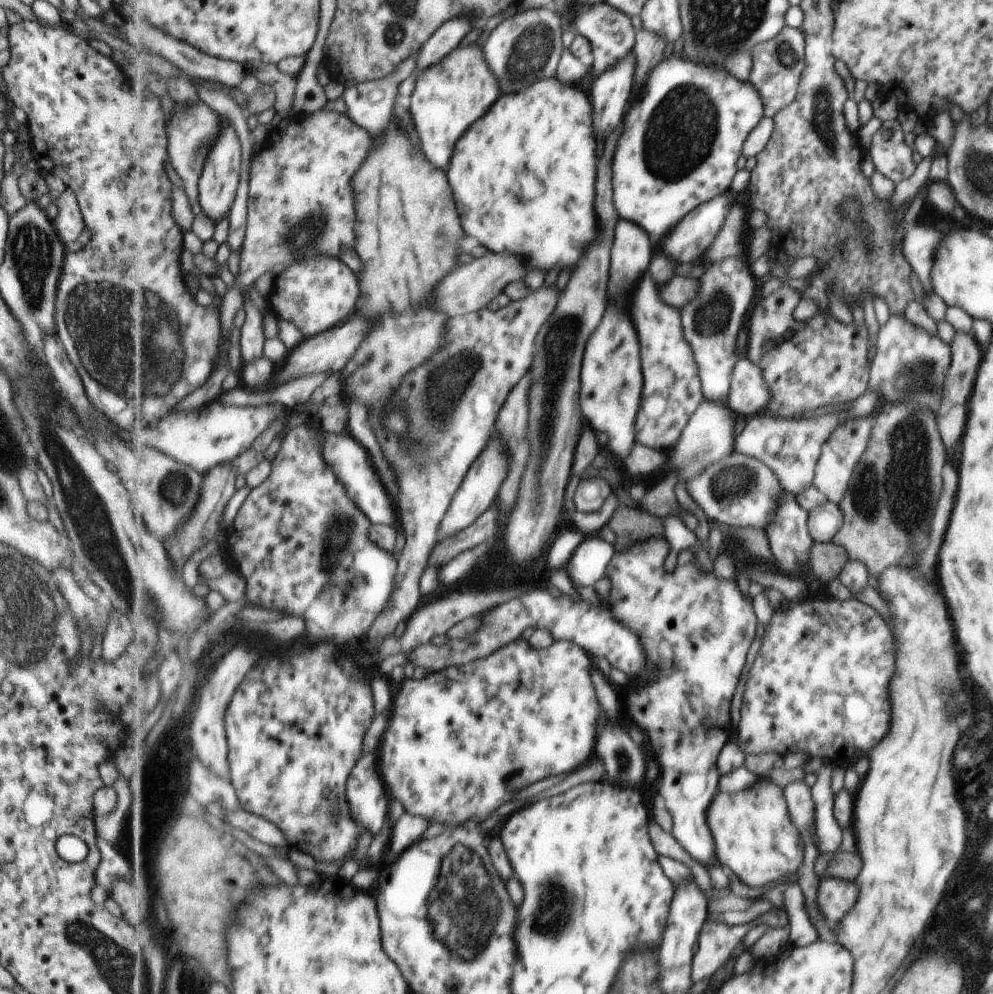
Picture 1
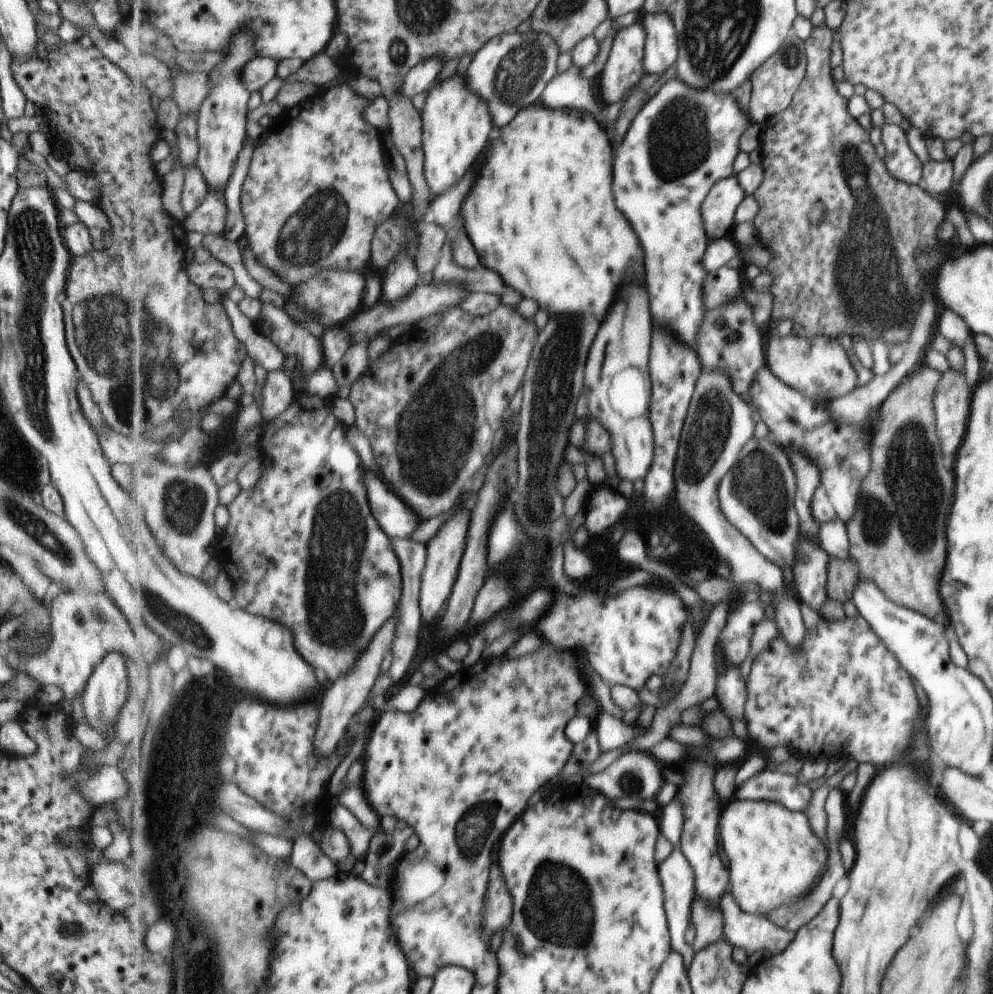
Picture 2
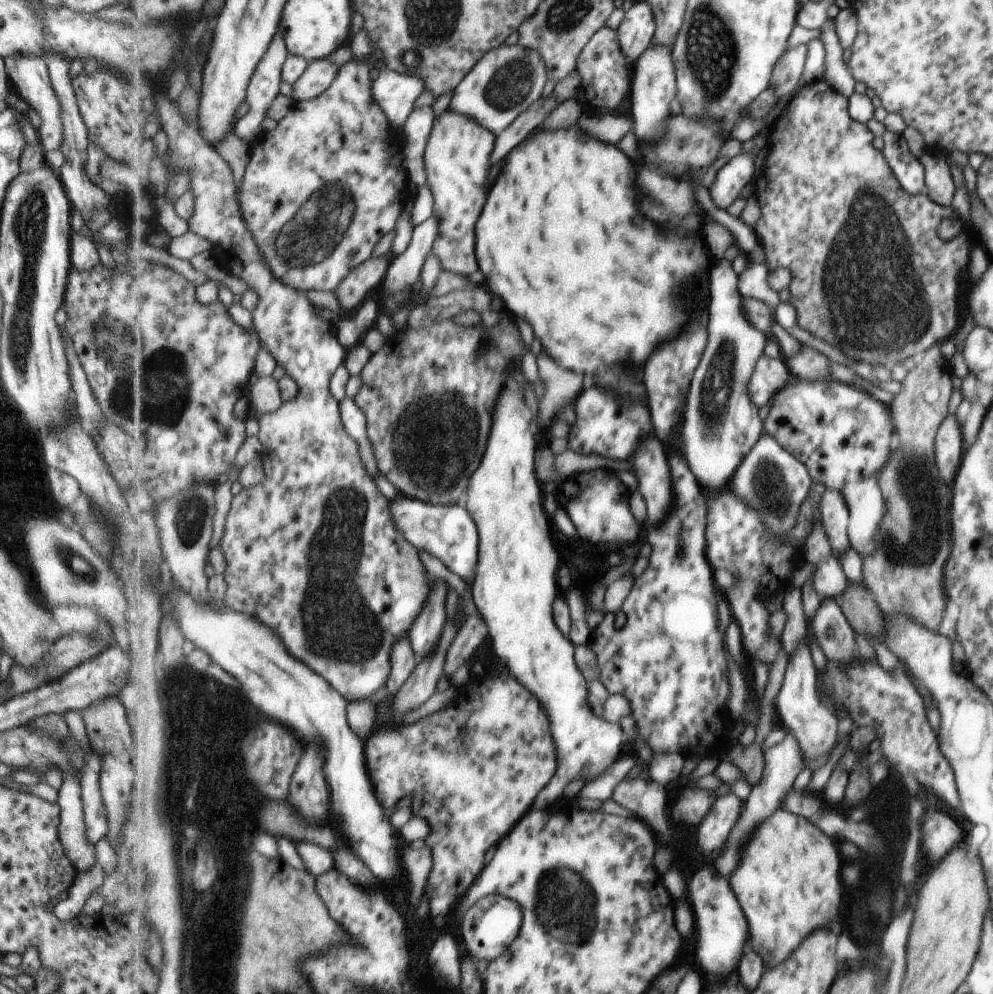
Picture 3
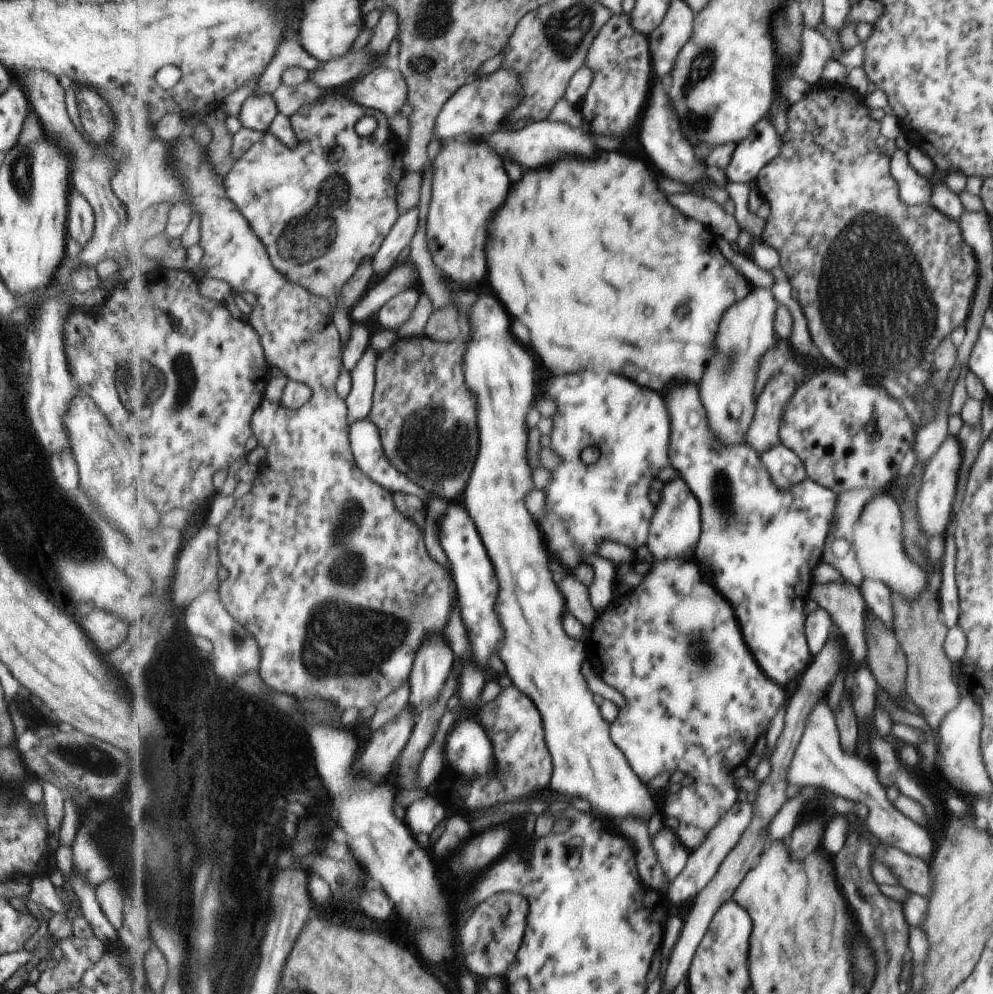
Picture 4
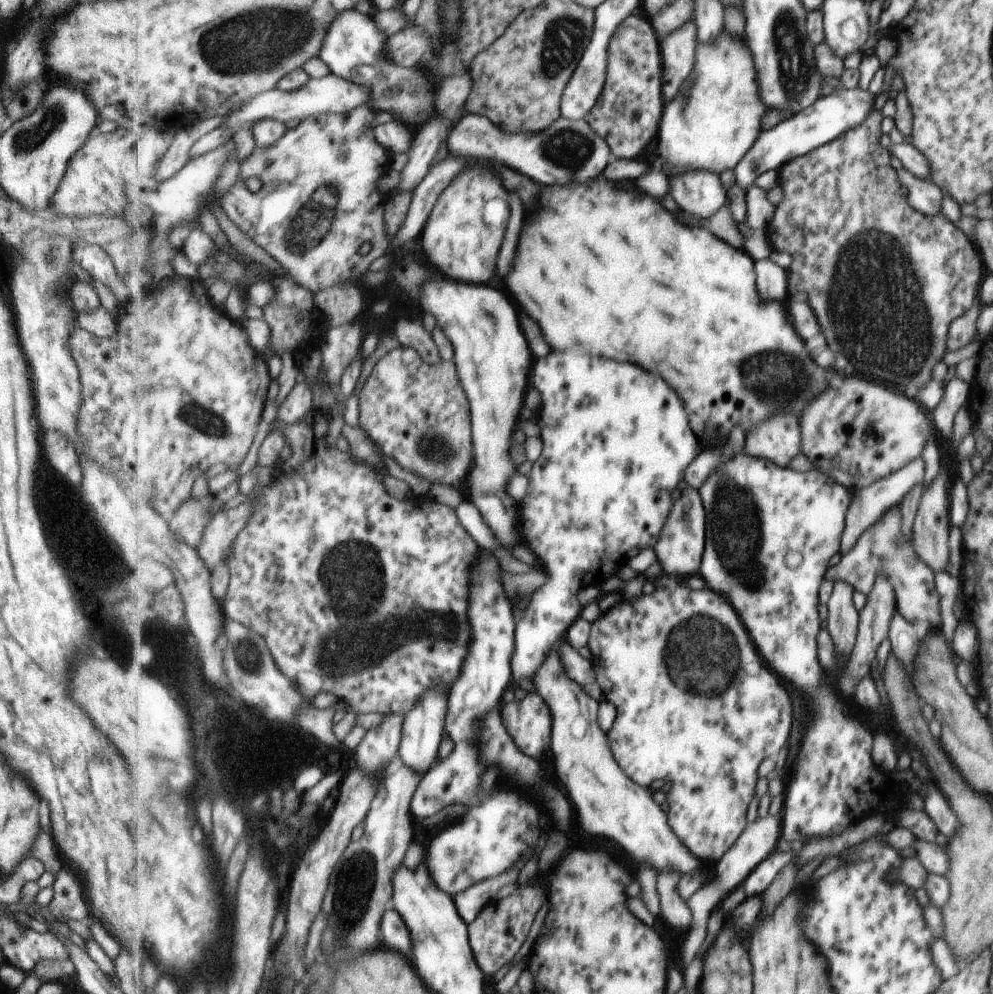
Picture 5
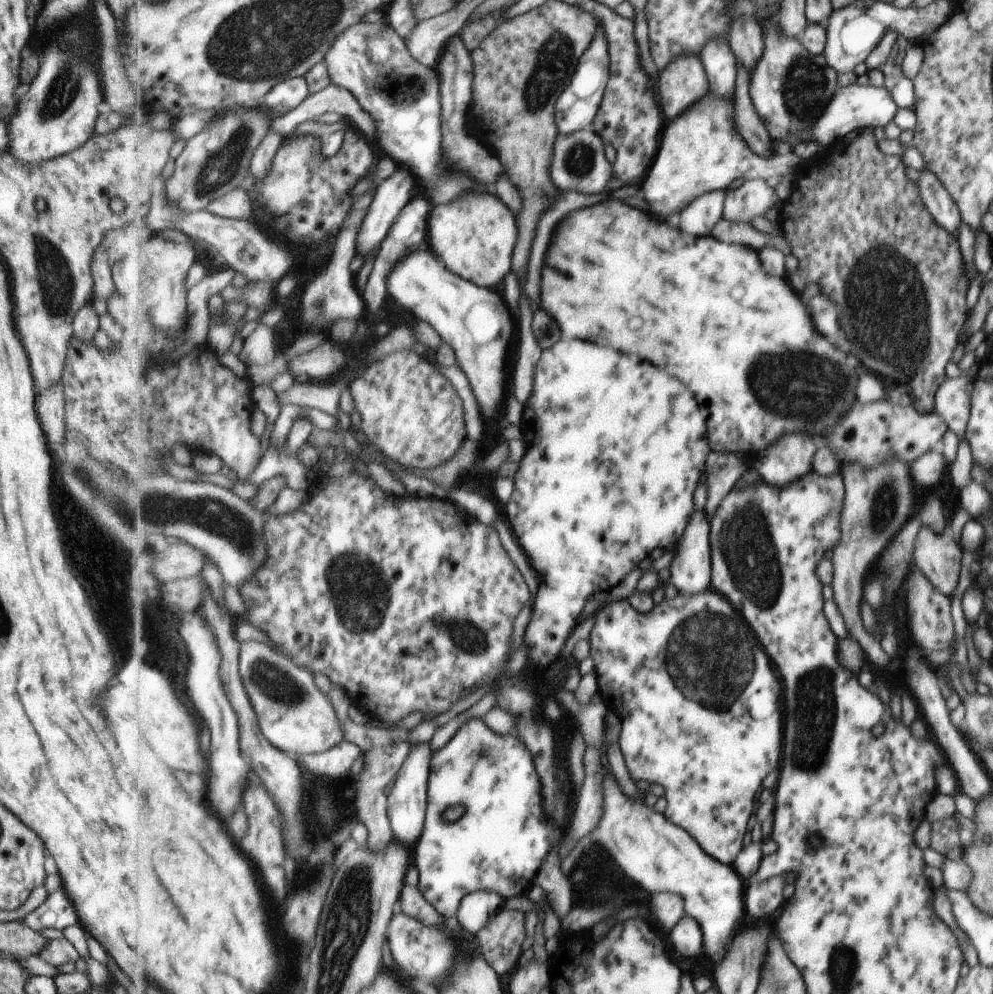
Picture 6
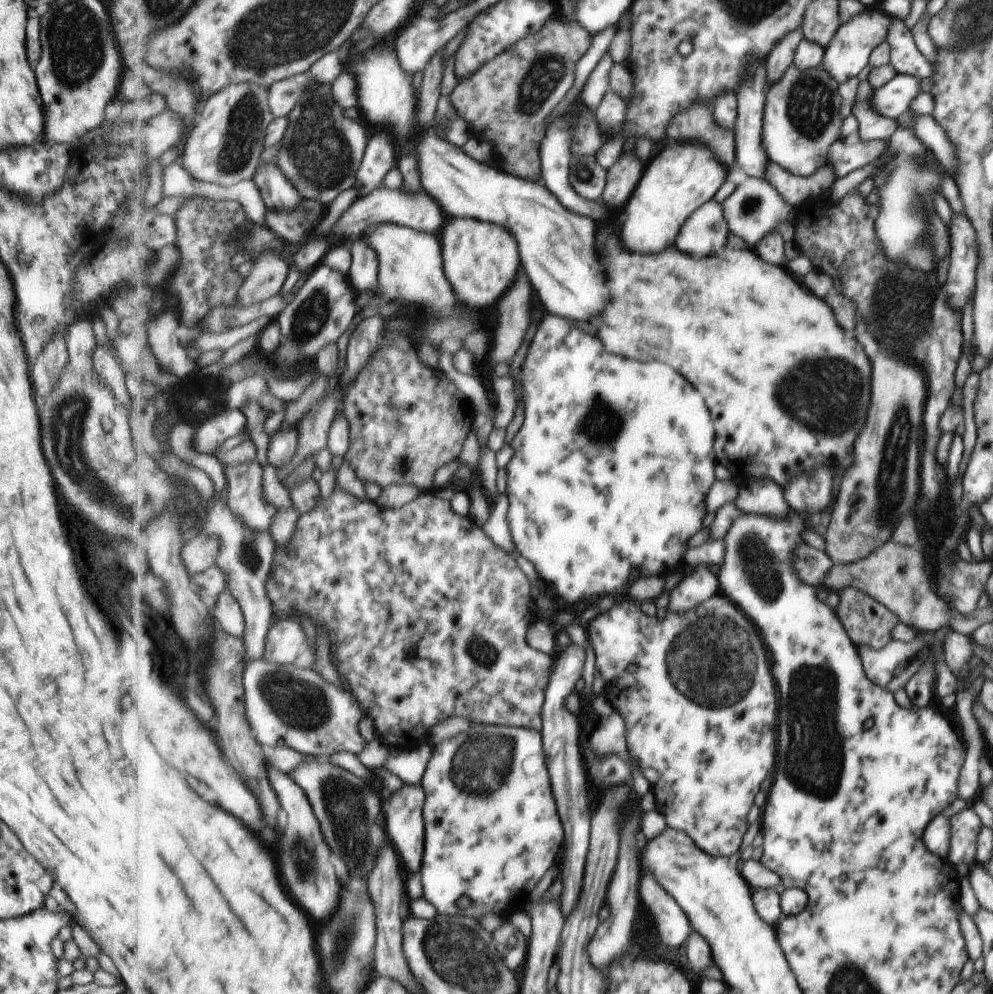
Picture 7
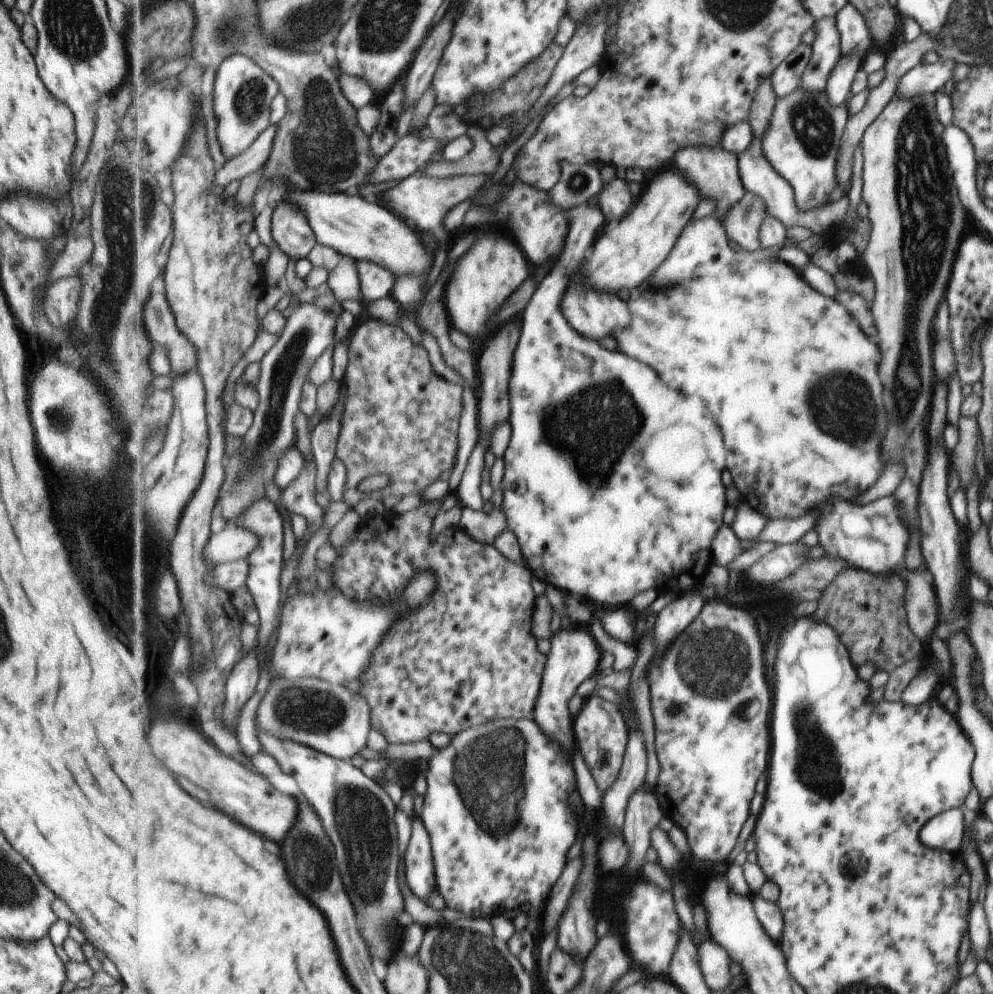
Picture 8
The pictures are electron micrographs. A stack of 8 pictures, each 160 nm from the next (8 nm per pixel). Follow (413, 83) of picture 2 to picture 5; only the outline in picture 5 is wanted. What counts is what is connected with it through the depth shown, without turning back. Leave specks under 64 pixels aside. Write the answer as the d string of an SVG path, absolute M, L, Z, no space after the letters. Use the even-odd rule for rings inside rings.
M329 73L329 76L311 79L299 90L286 91L277 86L273 90L258 94L249 102L240 104L241 108L238 106L234 108L234 112L226 116L226 122L223 125L231 127L234 132L239 128L239 125L246 124L251 129L256 122L263 119L275 119L285 123L289 120L302 121L312 116L325 116L330 113L345 114L351 111L356 112L356 108L371 100L370 90L366 90L363 85L351 83L335 73Z

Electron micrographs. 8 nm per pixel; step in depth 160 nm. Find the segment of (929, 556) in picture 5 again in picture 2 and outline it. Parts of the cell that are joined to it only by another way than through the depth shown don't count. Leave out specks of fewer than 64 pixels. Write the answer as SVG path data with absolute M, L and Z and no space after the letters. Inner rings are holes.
M949 367L941 372L935 387L933 408L936 437L945 456L955 454L961 442L969 414L969 394L971 390L965 383L964 371Z

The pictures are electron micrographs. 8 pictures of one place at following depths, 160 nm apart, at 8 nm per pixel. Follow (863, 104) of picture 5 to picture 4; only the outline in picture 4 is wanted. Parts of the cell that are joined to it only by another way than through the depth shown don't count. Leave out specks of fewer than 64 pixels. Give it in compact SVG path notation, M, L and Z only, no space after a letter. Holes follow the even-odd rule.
M763 117L753 132L738 144L731 162L724 170L727 182L757 179L761 169L782 151L782 137L775 131L773 121Z

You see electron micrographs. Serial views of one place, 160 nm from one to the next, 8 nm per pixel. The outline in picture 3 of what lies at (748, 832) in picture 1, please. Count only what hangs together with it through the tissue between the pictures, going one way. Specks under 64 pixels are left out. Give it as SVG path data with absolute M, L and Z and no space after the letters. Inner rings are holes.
M786 809L763 822L741 852L741 864L730 878L732 890L745 914L749 914L753 948L763 954L765 962L777 966L797 950L803 936L819 926L827 926L839 916L839 856L821 830Z

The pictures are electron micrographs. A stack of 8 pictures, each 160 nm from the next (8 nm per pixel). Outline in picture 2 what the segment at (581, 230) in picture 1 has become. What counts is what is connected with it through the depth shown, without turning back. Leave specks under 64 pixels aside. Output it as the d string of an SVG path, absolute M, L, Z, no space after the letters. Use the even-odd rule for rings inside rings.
M540 98L525 110L521 109L515 120L505 126L505 130L499 128L495 130L495 132L501 132L501 136L497 140L493 140L493 146L487 150L485 164L483 164L479 176L477 176L477 182L463 202L461 217L462 220L465 220L467 234L469 234L469 238L473 238L473 246L477 246L477 252L481 254L481 260L489 268L503 274L505 282L509 286L513 286L515 290L523 292L527 298L537 298L543 306L547 306L555 312L581 312L589 320L601 322L615 302L615 296L617 296L617 290L619 290L619 284L621 284L623 276L633 274L633 276L637 276L637 280L641 284L645 284L641 242L639 242L635 230L631 228L629 220L619 212L619 208L615 208L613 164L611 164L613 150L611 150L609 138L607 138L605 130L601 130L601 124L593 118L591 113L585 114L579 109L549 110L549 108L545 108L543 103L540 103Z

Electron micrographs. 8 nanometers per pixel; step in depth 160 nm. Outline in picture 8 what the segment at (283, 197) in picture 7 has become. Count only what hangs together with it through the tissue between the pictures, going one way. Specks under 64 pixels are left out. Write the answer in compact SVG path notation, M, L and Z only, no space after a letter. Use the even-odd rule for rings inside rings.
M280 201L273 212L272 235L280 248L297 260L309 256L309 252L317 246L307 214L289 201Z

